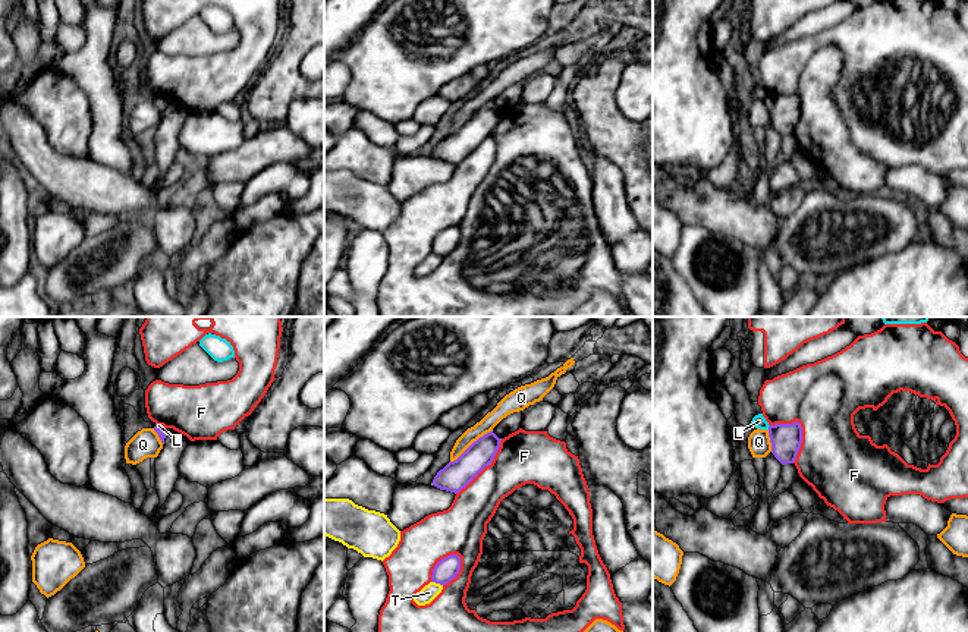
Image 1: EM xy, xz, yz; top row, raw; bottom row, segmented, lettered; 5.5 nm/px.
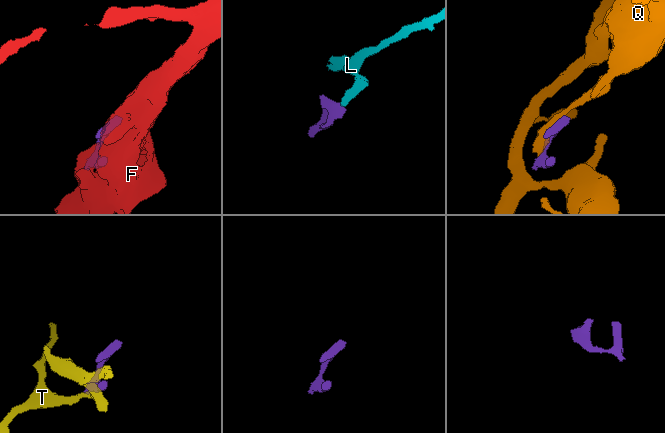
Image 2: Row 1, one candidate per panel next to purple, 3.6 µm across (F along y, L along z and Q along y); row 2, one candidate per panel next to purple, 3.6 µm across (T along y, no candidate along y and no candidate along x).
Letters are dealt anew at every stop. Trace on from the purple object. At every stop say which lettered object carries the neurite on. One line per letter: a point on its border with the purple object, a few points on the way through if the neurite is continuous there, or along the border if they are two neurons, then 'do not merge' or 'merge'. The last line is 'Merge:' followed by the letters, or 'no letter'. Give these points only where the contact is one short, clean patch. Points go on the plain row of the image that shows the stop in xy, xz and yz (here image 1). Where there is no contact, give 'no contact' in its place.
F: xz (440, 232) | do not merge
L: yz (769, 98) | along yz (770, 97), (767, 100) | do not merge
Q: xz (472, 115) | do not merge
T: xz (437, 254) | do not merge
Merge: no letter

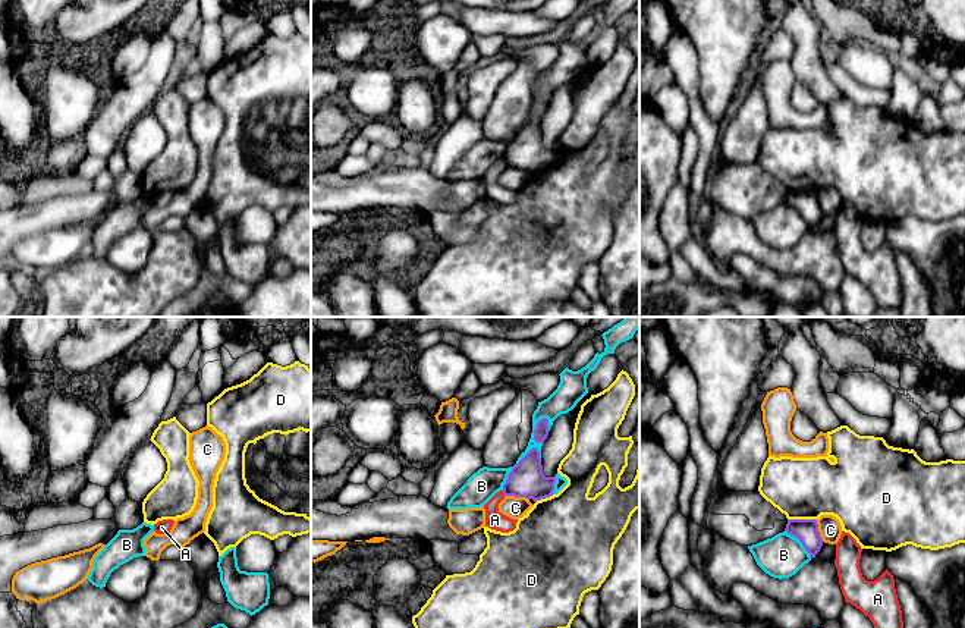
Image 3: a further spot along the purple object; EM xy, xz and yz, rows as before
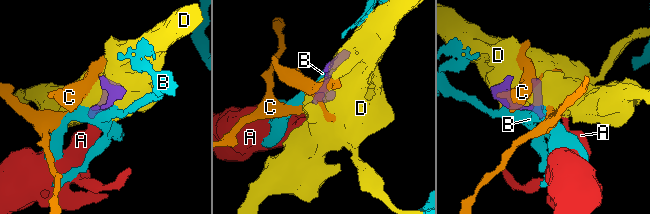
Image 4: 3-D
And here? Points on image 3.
A: xz (503, 165) | along xz (502, 162), (505, 166) | do not merge
B: xz (514, 138) | do not merge
C: xz (516, 168) | do not merge
D: yz (802, 191) | do not merge
Merge: no letter

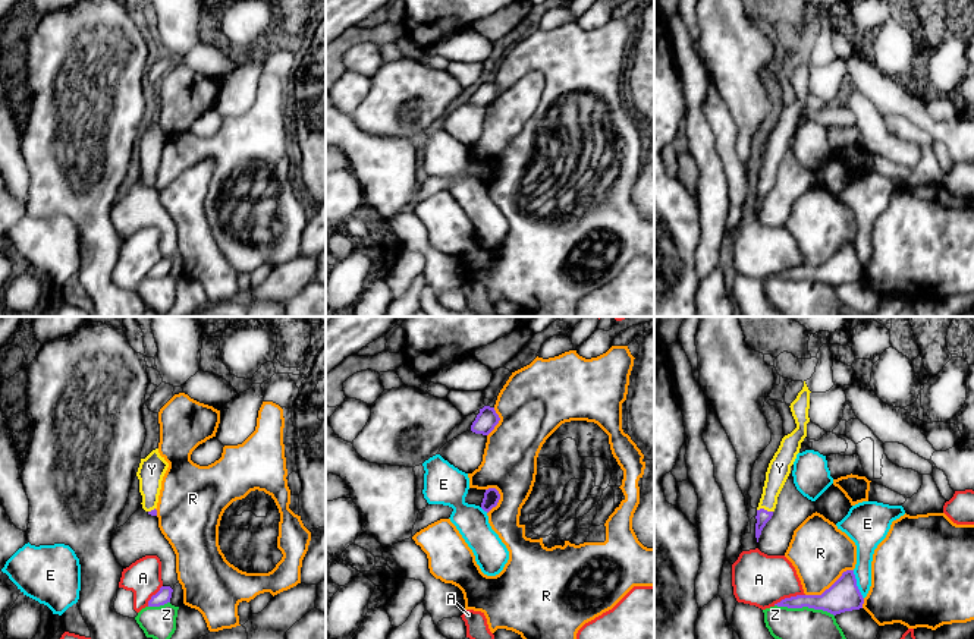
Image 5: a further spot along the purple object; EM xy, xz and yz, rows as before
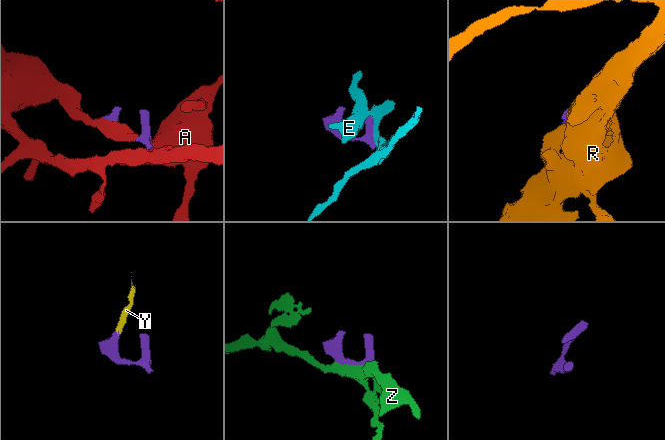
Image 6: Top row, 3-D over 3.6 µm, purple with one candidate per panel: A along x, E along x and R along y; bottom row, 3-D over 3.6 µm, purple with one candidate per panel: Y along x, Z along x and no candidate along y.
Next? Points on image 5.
A: yz (788, 270) | do not merge
E: yz (855, 257) | do not merge
R: yz (830, 258) | do not merge
Y: yz (763, 181) | across yz (763, 188), (763, 181), (779, 139) | merge
Z: yz (804, 277) | do not merge
Merge: Y

